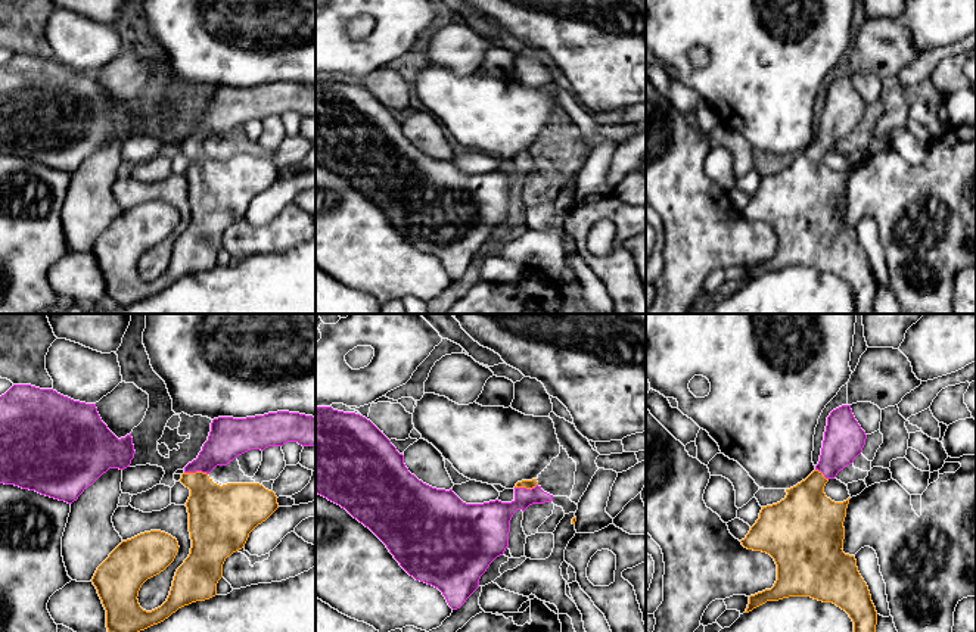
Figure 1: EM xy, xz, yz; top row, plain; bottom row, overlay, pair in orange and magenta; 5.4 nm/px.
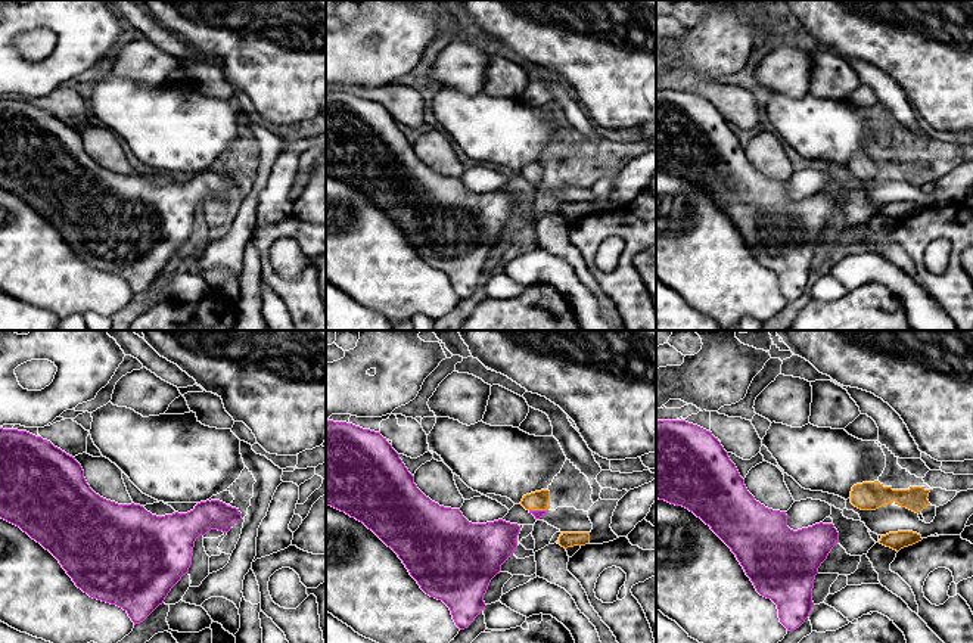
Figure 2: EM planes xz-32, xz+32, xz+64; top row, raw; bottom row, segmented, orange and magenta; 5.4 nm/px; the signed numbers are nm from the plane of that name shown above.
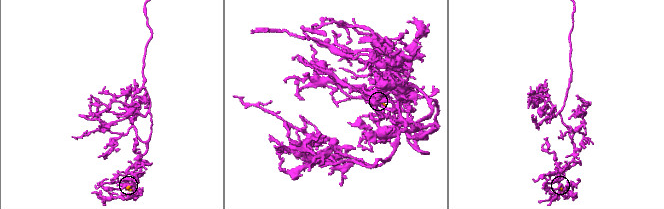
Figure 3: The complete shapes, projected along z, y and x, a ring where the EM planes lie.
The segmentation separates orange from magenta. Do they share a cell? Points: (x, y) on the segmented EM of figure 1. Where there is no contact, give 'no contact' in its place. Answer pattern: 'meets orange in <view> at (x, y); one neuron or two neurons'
meets orange in xy at (196, 472); one neuron

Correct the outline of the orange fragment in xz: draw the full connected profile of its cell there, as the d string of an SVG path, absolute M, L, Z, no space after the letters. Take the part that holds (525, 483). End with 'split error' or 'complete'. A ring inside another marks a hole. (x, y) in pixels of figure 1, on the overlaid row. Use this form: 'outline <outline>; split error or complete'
outline M316 407L316 494L345 508L354 519L369 527L389 550L400 566L416 580L438 588L453 610L460 608L479 588L479 579L489 564L509 548L510 520L517 510L532 504L551 502L537 479L517 482L515 499L484 504L466 504L453 489L436 489L408 471L404 455L366 417L344 412L332 407Z; split error

